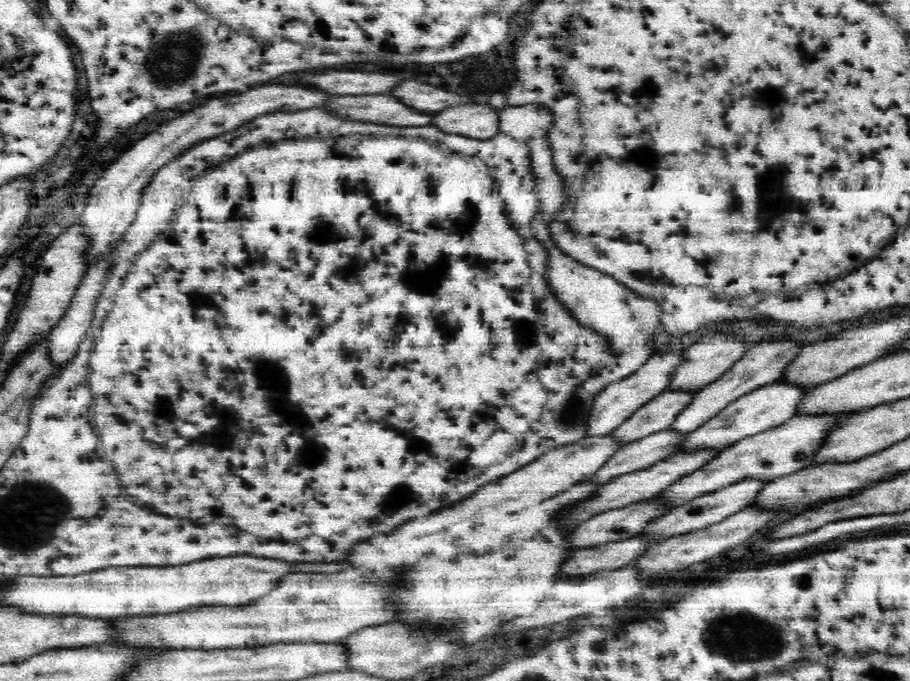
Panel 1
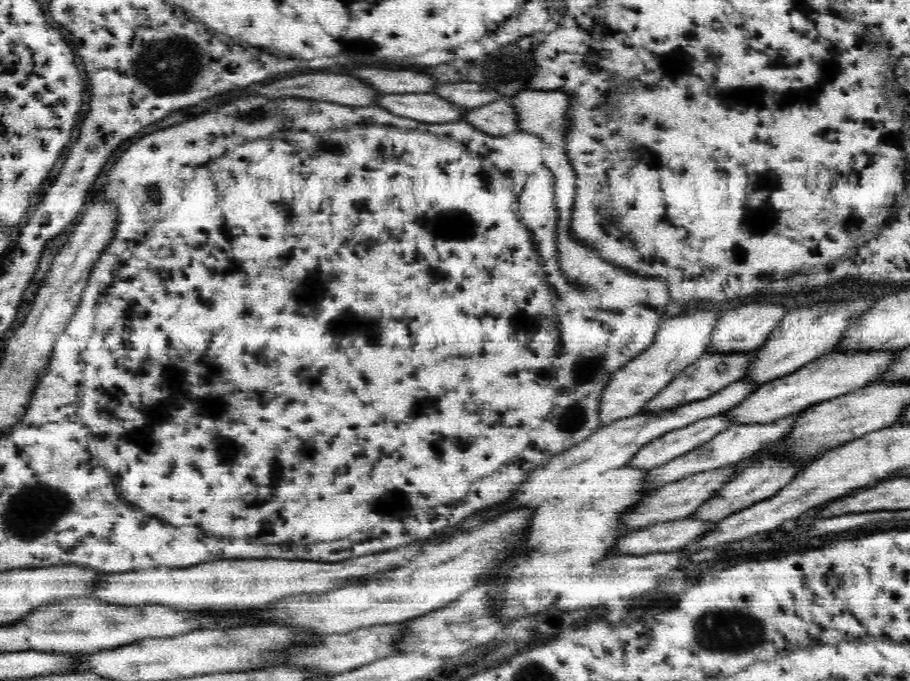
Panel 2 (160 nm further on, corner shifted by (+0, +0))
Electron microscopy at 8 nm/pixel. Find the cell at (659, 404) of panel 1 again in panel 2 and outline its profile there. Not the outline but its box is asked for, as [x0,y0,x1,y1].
[642,350,757,413]

